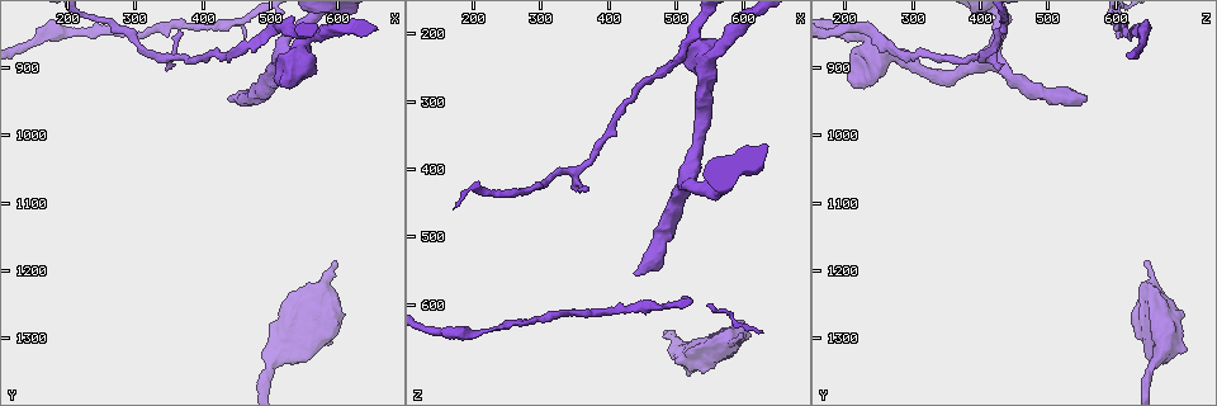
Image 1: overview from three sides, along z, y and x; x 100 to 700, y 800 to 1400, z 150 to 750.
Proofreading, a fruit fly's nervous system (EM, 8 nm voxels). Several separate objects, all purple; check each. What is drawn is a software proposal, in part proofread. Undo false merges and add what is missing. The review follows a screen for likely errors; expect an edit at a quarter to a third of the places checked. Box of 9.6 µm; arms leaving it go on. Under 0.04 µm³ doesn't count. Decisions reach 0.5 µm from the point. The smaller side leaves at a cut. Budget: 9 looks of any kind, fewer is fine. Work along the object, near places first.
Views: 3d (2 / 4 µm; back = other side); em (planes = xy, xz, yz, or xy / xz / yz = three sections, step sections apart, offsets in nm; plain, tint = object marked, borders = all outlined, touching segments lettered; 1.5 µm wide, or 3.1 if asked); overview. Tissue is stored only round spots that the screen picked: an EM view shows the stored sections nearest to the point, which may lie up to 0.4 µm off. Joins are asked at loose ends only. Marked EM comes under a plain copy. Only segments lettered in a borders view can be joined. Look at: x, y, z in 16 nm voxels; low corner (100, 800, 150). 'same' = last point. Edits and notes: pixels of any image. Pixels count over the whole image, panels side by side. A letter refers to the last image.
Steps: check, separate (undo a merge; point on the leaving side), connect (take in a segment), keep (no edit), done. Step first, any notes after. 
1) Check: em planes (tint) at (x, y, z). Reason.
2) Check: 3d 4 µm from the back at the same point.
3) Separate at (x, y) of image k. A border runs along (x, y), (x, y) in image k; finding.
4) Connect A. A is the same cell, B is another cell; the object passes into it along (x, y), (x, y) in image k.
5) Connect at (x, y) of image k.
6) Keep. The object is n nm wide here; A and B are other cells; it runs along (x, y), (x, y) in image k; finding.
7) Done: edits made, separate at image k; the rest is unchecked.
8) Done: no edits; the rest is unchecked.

Check: 3d 4 µm at (505, 1345, 645). Sudden change in width.

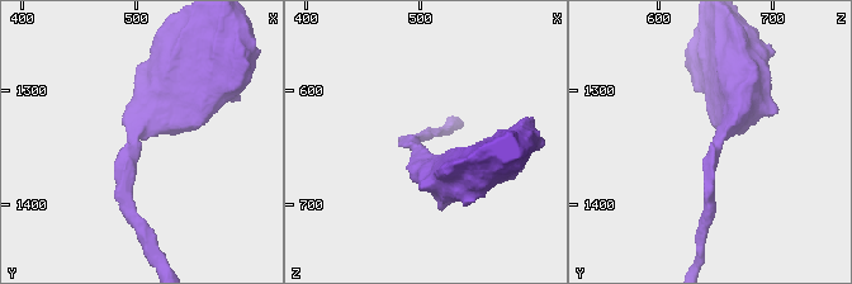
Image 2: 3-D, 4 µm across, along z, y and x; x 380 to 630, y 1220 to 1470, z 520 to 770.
Check: em planes (tint) at (498, 1346, 648). The arms are 190, 600 nm wide.

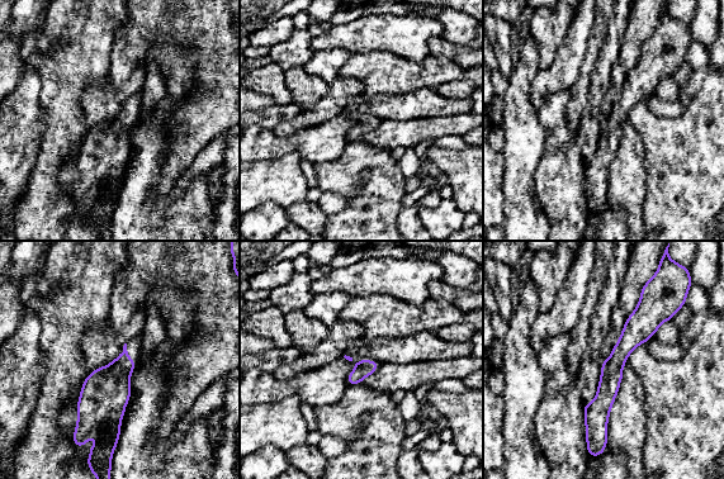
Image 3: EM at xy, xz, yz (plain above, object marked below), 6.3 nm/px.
Check: em planes (borders) at the same point. See the neighbours.

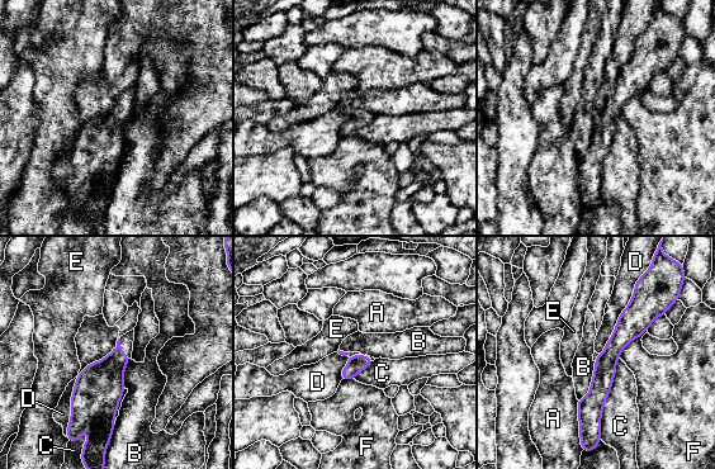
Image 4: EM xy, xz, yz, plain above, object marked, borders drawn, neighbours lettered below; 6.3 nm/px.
Keep. The object is 110 nm wide here; A, B, C, D, E and F are other cells; it runs along (638, 293), (592, 434) in image 4; continuous, no second neuron.

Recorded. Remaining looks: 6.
Check: em planes (borders) at (440, 950, 550). Thick end.

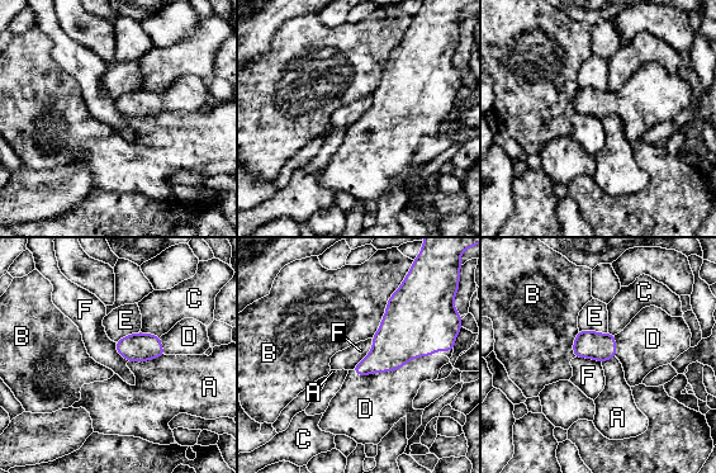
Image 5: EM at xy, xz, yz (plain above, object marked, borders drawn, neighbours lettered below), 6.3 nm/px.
Connect D. D is the same cell, A, B, C, E and F are other cells; it goes on there.

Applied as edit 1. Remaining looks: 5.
Check: em planes (tint) at (220, 850, 645). Thin neck.

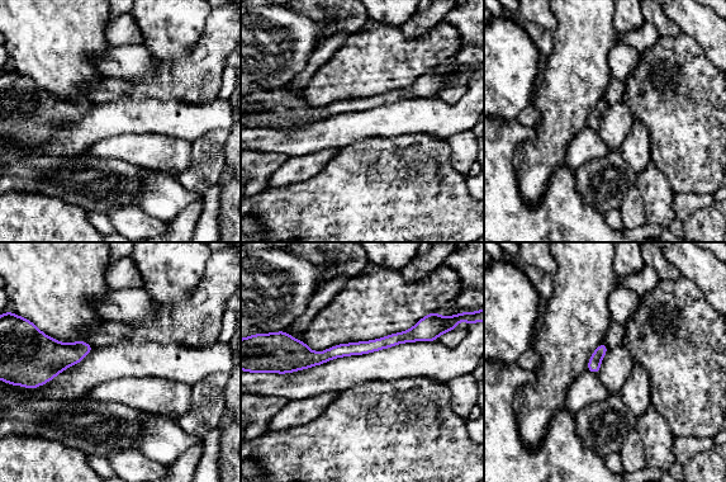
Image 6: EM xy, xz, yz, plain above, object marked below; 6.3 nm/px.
Check: em planes (borders) at the same point. What lies round it.

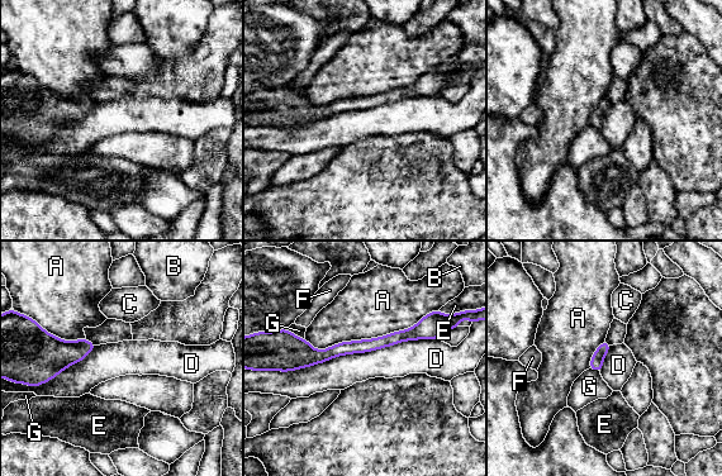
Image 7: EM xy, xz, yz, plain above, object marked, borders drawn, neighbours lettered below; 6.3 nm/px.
Keep. The longest contact is with D, 1050 nm; A, B, C, D, E, F and G are other cells; continuous, no second neuron.

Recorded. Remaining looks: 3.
Check: em planes (borders) at (595, 1185, 640).

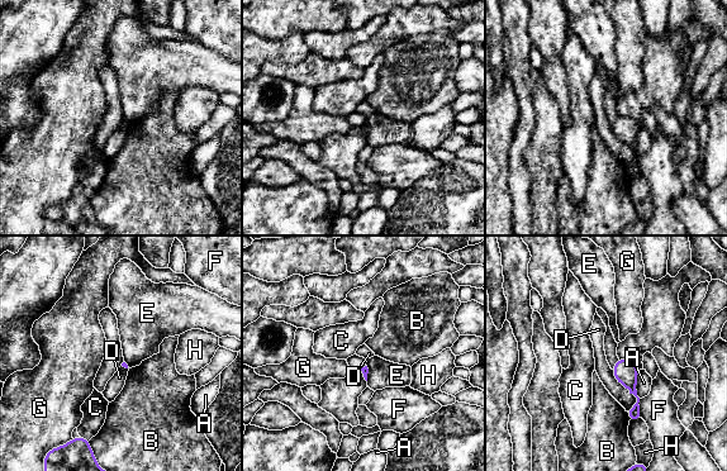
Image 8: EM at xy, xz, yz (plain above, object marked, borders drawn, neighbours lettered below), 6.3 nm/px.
Keep. A, B, C, D, E, F, G and H are other cells; no lettered segment goes on from it.

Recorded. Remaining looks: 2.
Done: edits made, connect at image 5; the rest is unchecked.

